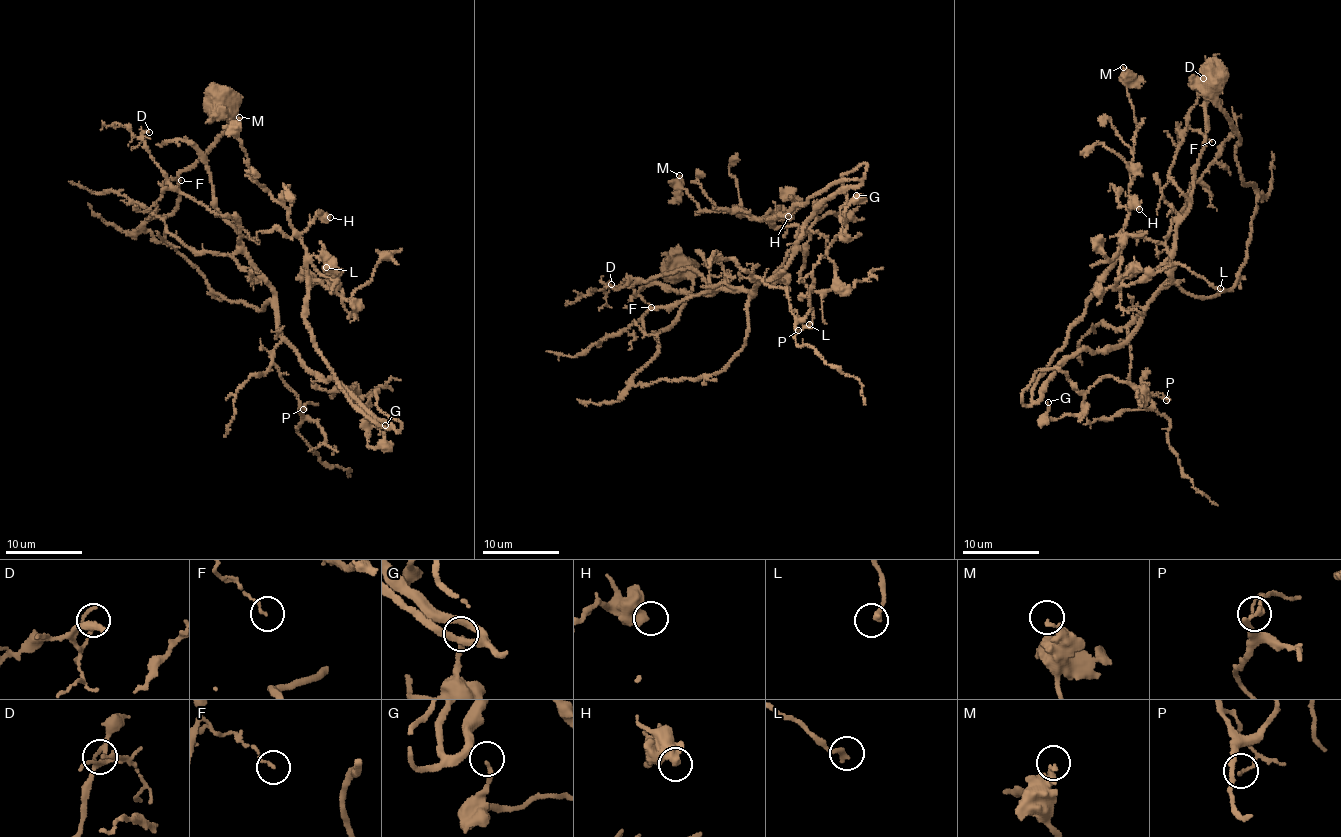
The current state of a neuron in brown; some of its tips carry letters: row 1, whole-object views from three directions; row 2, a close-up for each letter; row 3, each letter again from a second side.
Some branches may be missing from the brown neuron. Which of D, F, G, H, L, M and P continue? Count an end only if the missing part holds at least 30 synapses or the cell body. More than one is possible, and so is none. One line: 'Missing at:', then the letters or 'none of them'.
Missing at: none of them

